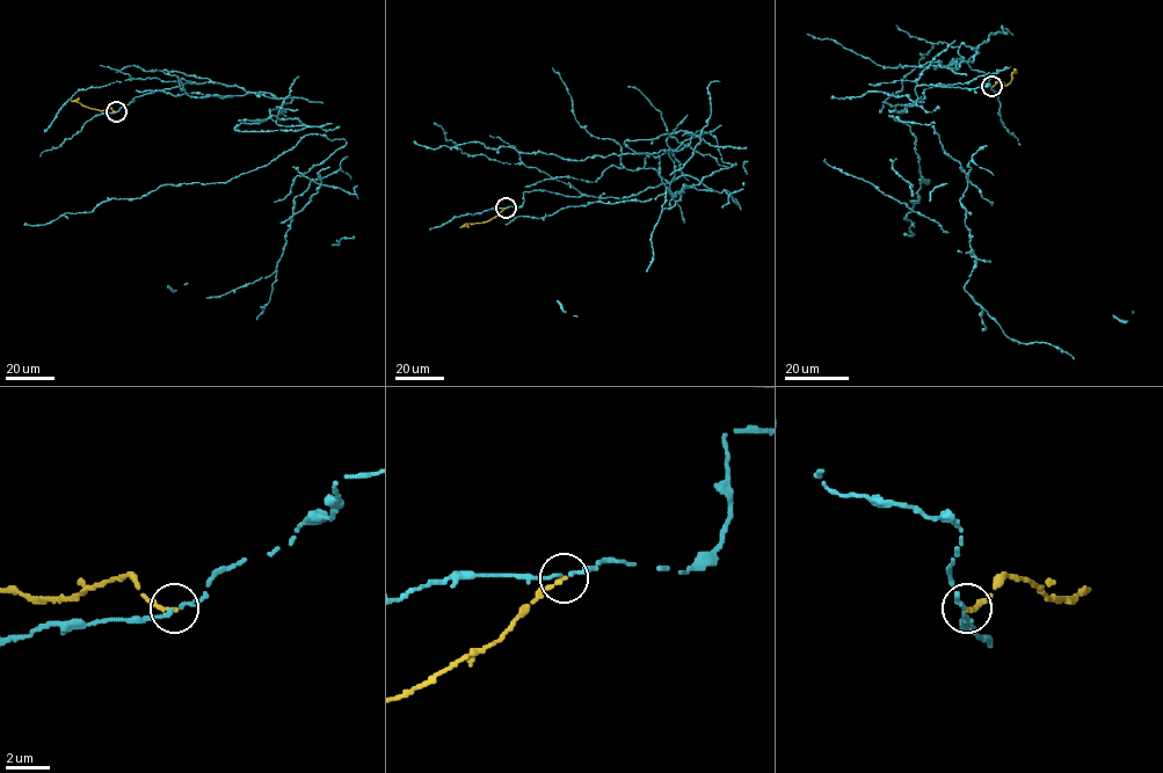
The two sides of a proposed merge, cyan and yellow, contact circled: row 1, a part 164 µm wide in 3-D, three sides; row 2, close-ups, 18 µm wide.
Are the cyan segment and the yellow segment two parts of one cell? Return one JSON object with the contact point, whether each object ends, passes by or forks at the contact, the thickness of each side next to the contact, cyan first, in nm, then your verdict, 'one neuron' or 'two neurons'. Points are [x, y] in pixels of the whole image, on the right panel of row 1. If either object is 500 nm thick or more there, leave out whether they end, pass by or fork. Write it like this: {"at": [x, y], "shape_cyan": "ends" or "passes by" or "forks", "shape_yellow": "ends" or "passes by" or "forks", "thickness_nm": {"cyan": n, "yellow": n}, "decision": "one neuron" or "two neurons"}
{"at": [991, 86], "shape_cyan": "passes by", "shape_yellow": "ends", "thickness_nm": {"cyan": 170, "yellow": 240}, "decision": "two neurons"}

